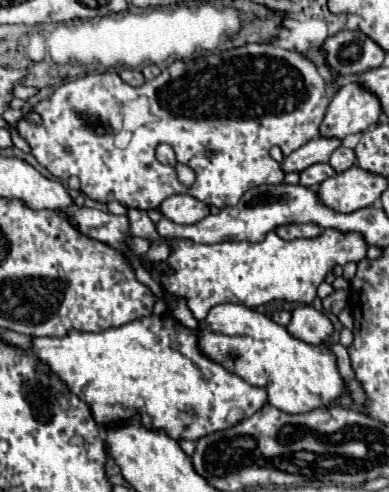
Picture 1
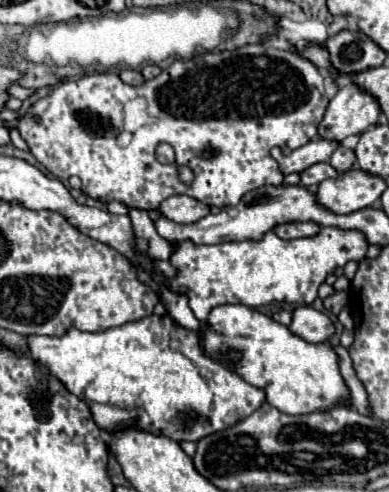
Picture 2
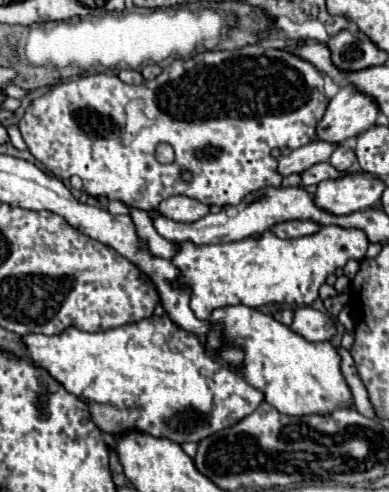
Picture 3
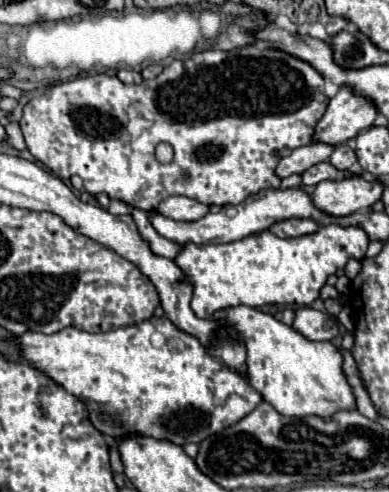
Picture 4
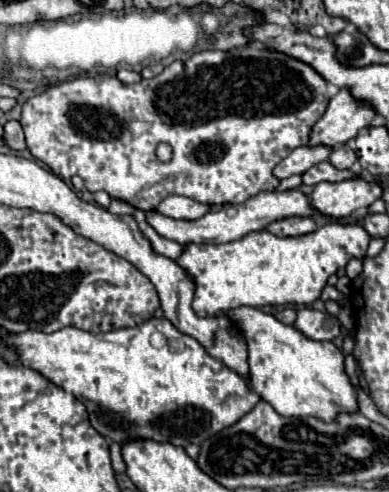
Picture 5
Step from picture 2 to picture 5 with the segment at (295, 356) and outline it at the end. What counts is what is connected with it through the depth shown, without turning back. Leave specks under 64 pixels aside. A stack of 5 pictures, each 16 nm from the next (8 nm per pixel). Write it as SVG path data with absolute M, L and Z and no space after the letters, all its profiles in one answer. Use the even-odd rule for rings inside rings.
M236 308L228 316L238 324L248 342L252 390L272 404L282 416L316 416L336 420L340 412L358 412L358 390L344 368L344 354L332 342L308 340L294 326L278 322L258 308Z

